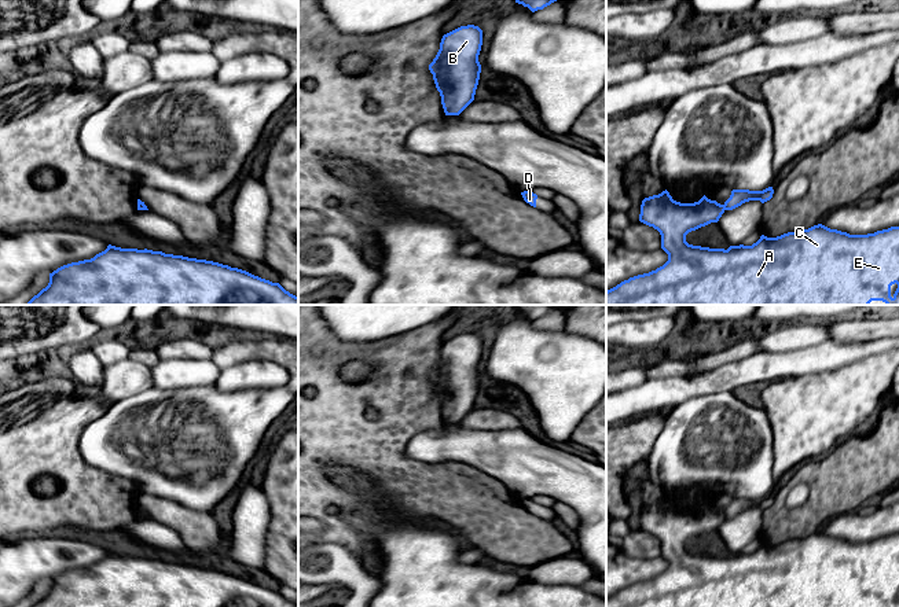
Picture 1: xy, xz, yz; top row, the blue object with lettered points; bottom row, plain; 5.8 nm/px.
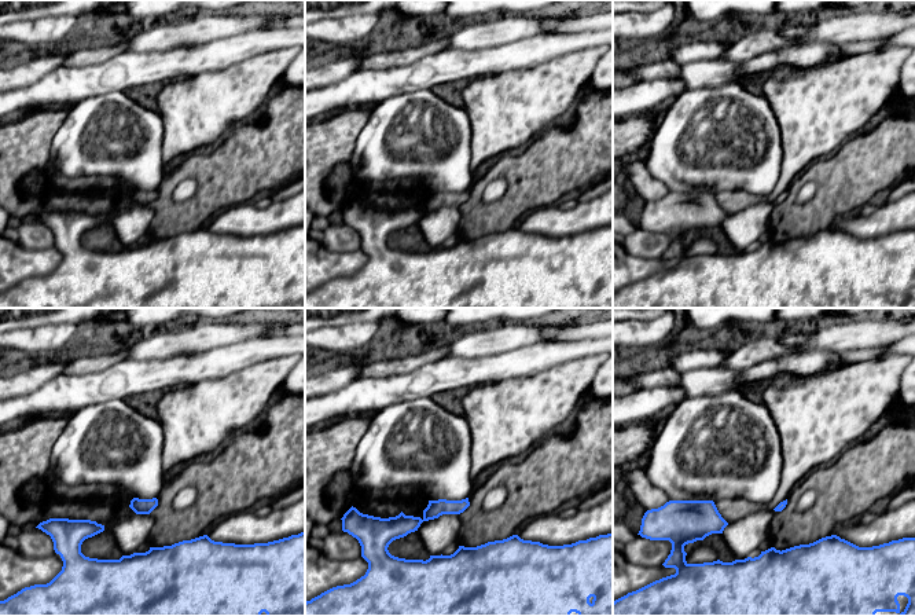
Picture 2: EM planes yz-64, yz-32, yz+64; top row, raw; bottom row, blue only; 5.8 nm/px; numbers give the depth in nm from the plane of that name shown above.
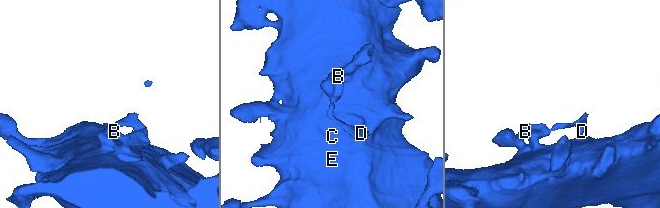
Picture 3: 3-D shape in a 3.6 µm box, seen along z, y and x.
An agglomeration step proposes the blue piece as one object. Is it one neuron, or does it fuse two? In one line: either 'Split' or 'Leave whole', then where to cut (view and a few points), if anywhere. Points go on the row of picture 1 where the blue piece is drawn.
Split. Split along yz (722, 205), (725, 209)

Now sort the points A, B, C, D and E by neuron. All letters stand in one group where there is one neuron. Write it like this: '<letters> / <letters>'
A B C E / D

